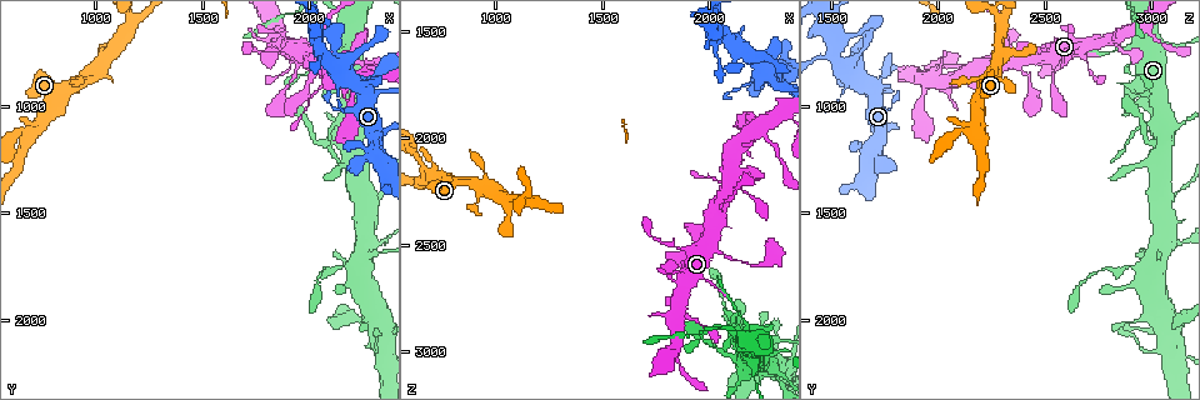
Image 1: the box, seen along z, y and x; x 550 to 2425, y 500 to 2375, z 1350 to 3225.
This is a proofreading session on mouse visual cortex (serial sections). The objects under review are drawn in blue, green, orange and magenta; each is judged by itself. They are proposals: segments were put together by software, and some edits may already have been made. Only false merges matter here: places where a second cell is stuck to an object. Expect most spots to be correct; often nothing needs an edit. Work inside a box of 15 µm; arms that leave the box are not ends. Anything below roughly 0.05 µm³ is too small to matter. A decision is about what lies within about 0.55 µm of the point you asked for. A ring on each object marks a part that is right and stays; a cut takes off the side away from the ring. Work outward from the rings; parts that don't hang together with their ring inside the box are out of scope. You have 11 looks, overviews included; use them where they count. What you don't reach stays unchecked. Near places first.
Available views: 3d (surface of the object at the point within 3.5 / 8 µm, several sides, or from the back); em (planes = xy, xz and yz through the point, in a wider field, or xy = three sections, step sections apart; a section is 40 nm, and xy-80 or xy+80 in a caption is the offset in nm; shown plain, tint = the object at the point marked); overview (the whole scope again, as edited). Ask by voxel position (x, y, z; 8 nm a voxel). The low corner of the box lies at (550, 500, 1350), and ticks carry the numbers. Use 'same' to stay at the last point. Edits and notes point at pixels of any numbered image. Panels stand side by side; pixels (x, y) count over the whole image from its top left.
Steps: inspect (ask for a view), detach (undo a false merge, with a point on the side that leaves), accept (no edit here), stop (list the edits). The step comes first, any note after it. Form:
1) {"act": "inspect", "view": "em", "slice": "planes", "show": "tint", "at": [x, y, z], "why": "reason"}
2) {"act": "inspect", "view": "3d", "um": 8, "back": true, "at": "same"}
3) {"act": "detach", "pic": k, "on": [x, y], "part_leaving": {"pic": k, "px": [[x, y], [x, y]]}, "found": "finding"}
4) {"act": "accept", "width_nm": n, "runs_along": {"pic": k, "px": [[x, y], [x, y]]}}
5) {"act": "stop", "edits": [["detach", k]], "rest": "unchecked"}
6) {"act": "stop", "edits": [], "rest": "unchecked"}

{"act": "inspect", "view": "3d", "um": 8, "at": [950, 870, 2240], "why": "thin neck"}

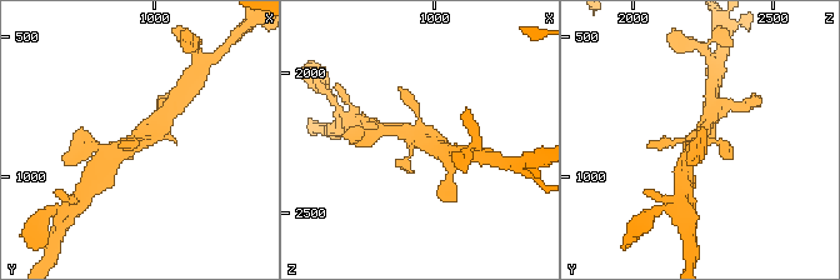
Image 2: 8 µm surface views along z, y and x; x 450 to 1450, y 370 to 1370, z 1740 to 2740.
{"act": "inspect", "view": "3d", "um": 3.5, "at": [950, 860, 2220], "why": "closer look"}

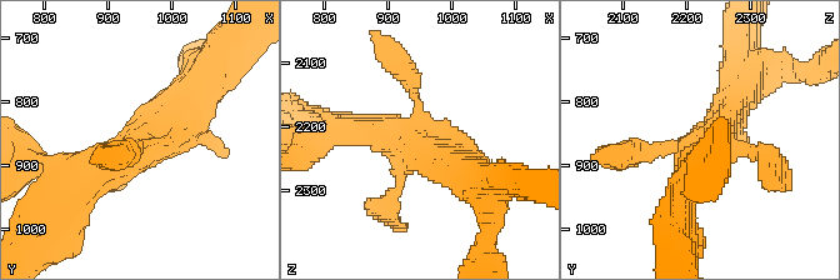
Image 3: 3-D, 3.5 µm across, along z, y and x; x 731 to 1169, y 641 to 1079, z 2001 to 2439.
{"act": "inspect", "view": "em", "slice": "xy", "step": 3, "show": "tint", "at": [945, 870, 2230], "arms": 4, "arm_widths_nm": [200, 200, 300, 450], "why": "need the tissue"}

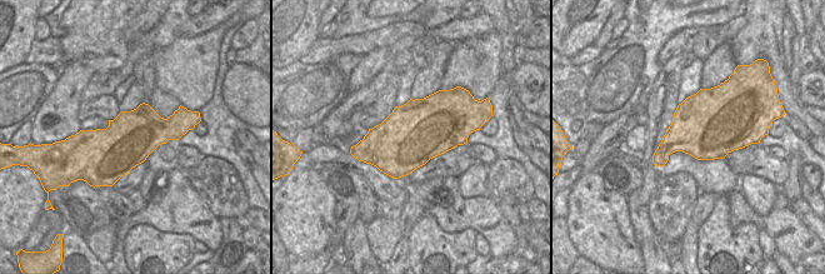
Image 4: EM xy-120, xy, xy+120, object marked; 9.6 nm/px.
{"act": "accept", "found": "all the same cell"}

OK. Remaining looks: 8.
{"act": "inspect", "view": "3d", "um": 3.5, "at": [1850, 710, 2670], "why": "three arms meet"}

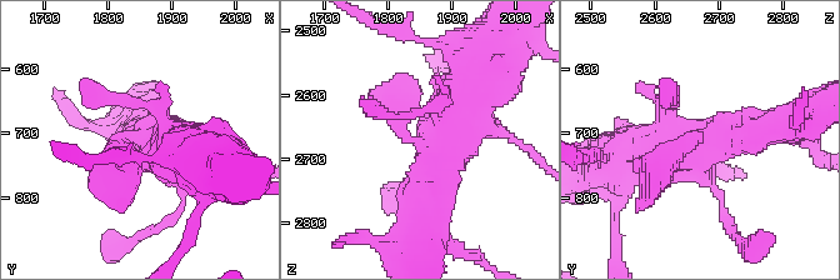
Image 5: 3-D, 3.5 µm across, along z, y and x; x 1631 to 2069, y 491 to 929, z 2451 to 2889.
{"act": "inspect", "view": "em", "slice": "xy", "step": 3, "show": "tint", "at": [1845, 700, 2670], "arms": 3, "arm_widths_nm": [400, 450, 700], "why": "need the tissue"}

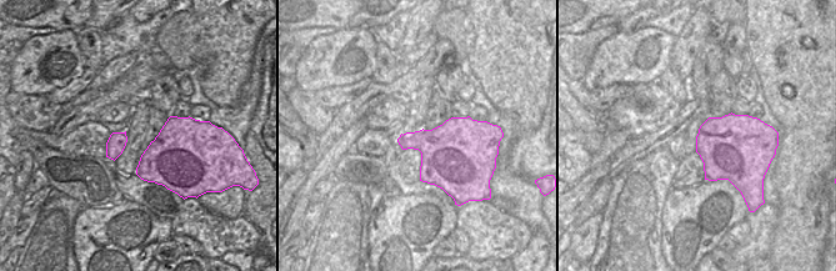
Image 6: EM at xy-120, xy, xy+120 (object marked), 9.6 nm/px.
{"act": "inspect", "view": "em", "slice": "xy", "step": 1, "show": "tint", "at": "same", "why": "cut it another way"}

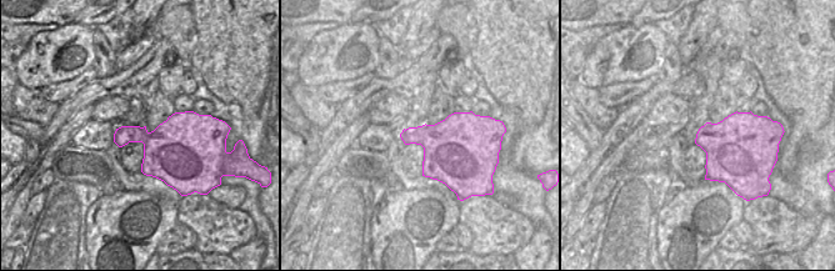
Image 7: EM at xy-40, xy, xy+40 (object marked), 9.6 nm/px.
{"act": "accept", "width_nm": 400, "runs_along": {"pic": 5, "px": [[178, 149], [128, 134], [124, 188]]}, "found": "continuous, no second cell"}

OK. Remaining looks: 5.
{"act": "inspect", "view": "em", "slice": "xy", "step": 1, "show": "tint", "at": [2090, 790, 2900], "why": "thin neck"}

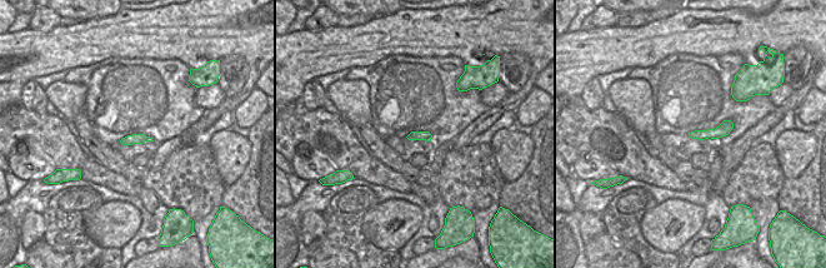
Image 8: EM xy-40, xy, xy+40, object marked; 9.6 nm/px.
{"act": "inspect", "view": "3d", "um": 3.5, "at": "same"}

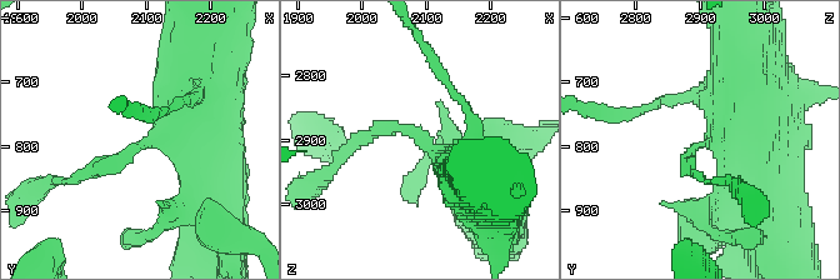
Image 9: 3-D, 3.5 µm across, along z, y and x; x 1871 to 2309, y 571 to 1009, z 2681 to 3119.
{"act": "accept", "arm_widths_nm": [200, 700], "runs_along": {"pic": 9, "px": [[484, 193], [404, 129], [354, 141]]}, "found": "continuous, no second cell"}

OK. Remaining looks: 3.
{"act": "inspect", "view": "3d", "um": 3.5, "at": [2210, 900, 1950], "why": "looks like a crossing"}

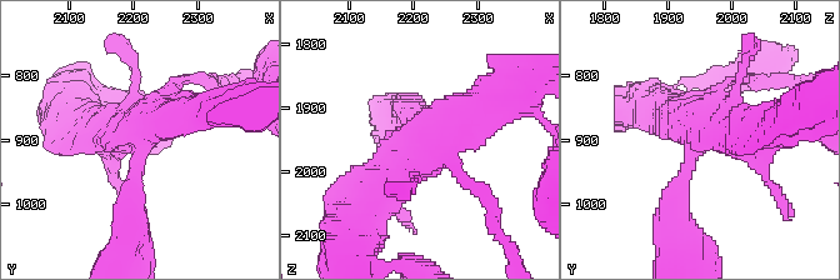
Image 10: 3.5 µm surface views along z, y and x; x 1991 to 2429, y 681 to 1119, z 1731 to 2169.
{"act": "inspect", "view": "em", "slice": "xy", "step": 3, "show": "tint", "at": [2210, 890, 1945], "why": "now the EM"}

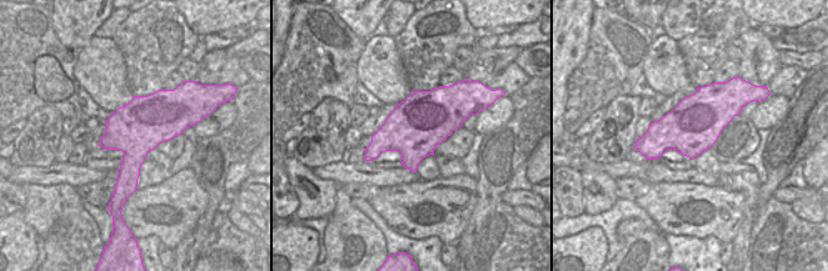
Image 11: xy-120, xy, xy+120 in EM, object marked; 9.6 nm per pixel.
{"act": "accept", "width_nm": 550, "runs_along": {"pic": 10, "px": [[771, 128], [714, 120], [675, 193]]}, "found": "one cell here"}

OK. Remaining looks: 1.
{"act": "stop", "edits": [], "rest": "unchecked"}

